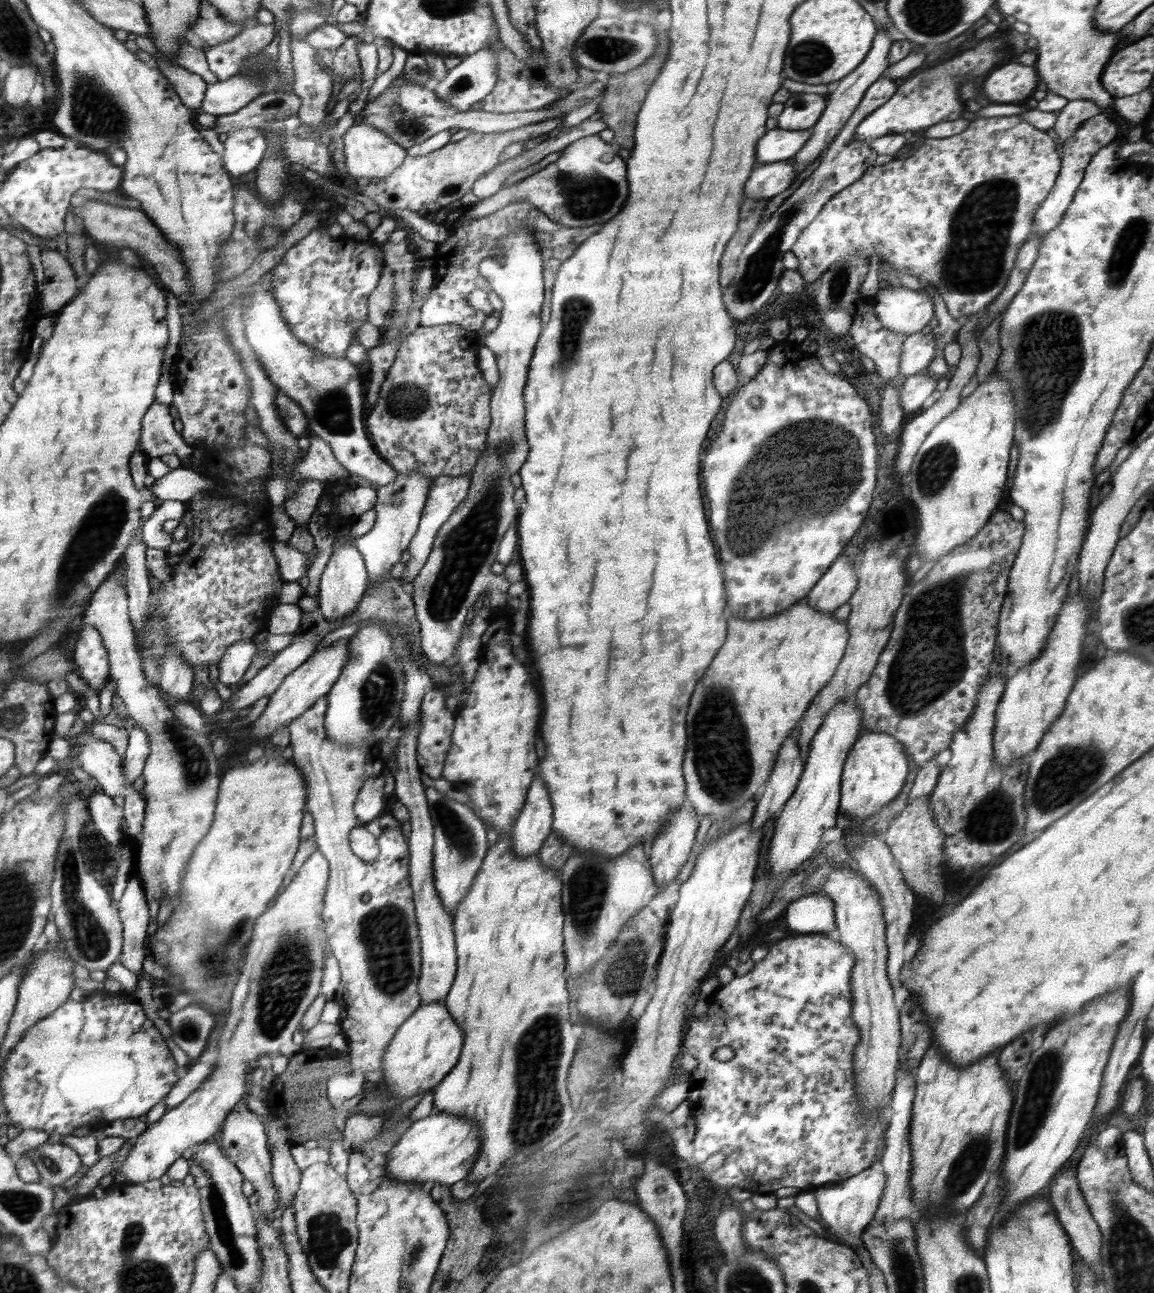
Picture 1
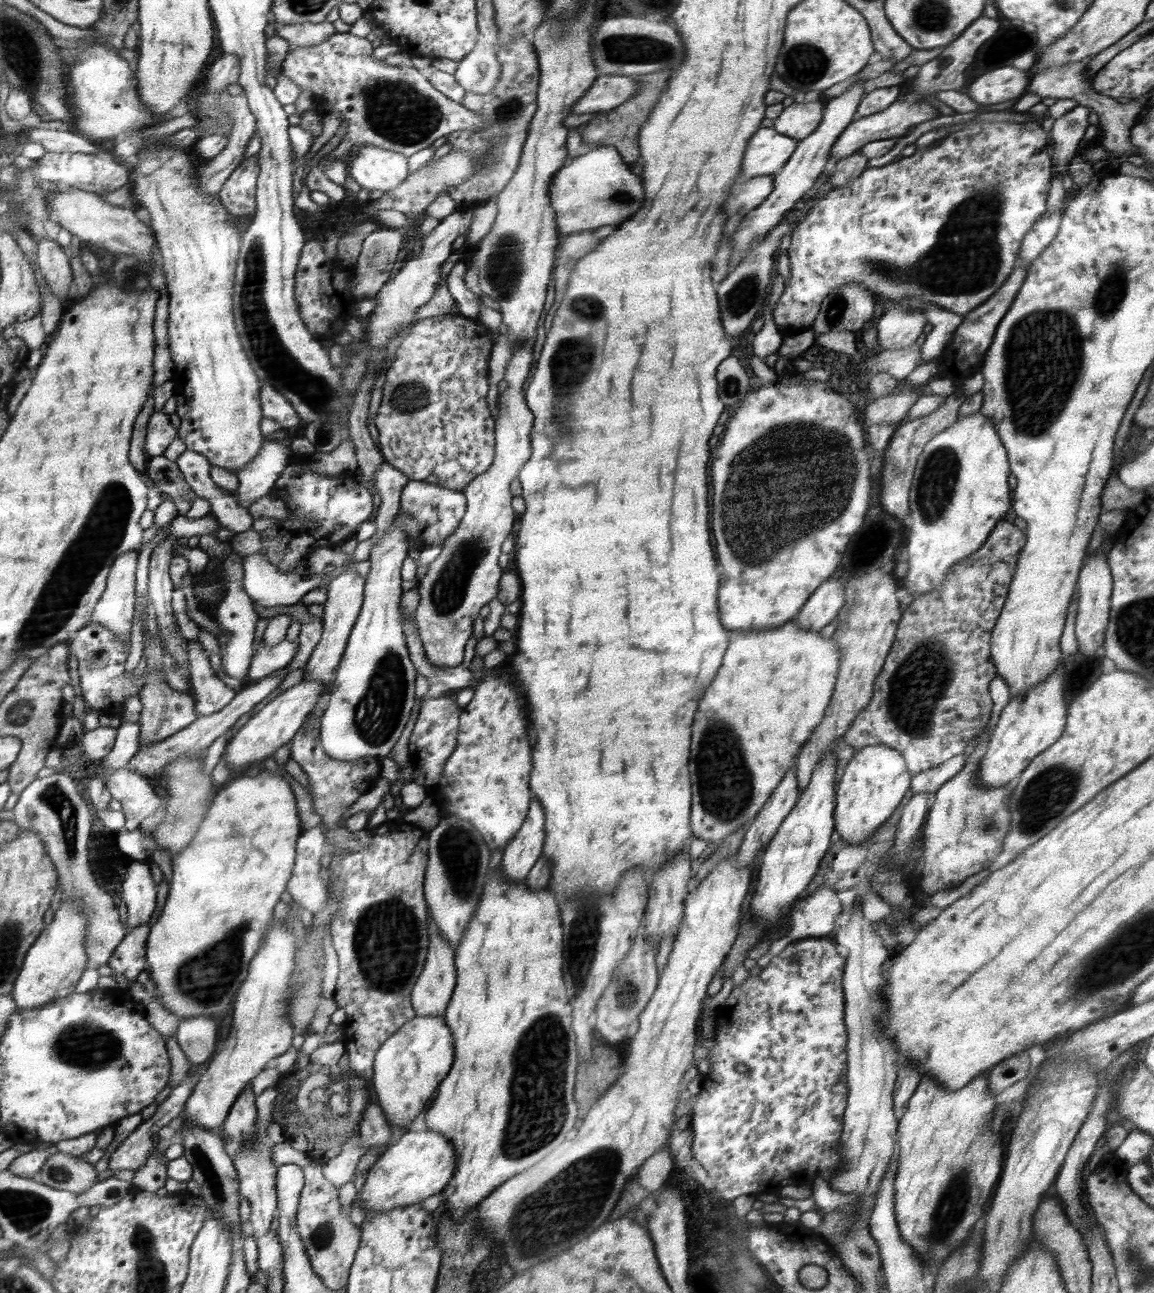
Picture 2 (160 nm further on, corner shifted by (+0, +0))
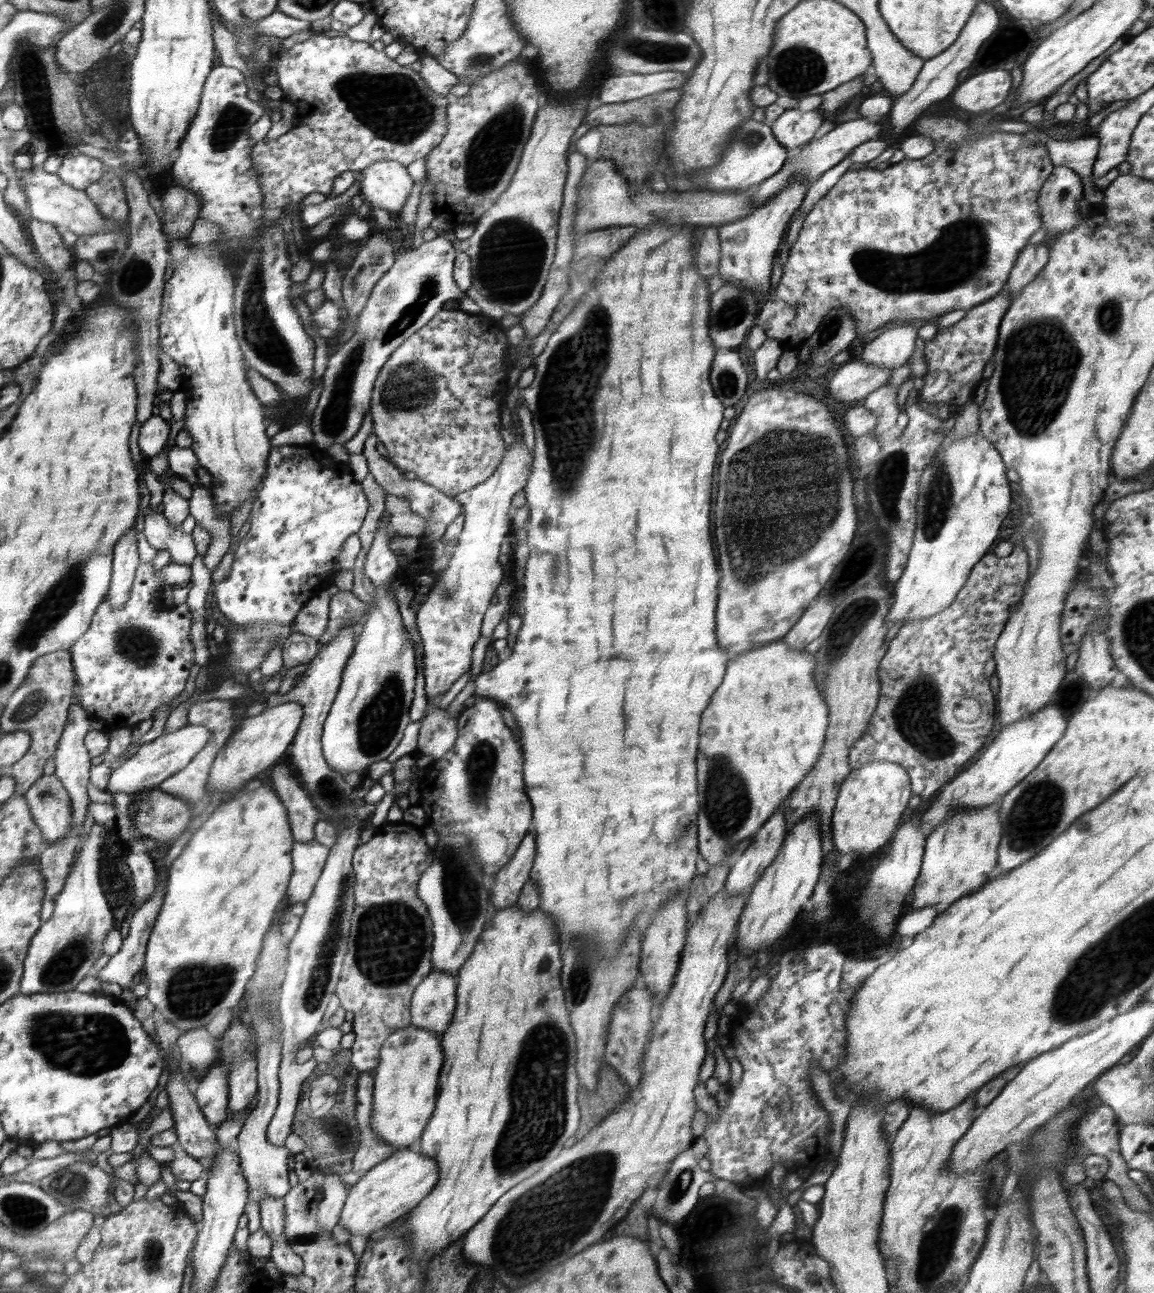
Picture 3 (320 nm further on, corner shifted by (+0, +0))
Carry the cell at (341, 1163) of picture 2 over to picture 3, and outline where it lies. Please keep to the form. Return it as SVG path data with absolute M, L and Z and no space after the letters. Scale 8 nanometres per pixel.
M339 1173L325 1174L324 1196L318 1208L318 1225L326 1231L332 1231L339 1222L339 1214L348 1196L348 1190L344 1188L346 1183L339 1179L341 1175Z

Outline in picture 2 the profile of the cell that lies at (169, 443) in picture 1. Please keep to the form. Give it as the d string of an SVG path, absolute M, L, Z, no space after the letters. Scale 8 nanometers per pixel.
M154 412L148 421L145 436L145 452L148 457L162 455L177 436L177 428L171 425L169 416Z

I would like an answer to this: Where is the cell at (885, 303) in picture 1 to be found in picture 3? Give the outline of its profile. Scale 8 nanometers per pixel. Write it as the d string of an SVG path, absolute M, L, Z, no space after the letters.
M912 325L896 326L880 334L863 349L861 360L883 366L883 368L894 369L906 363L914 348L916 348L916 338L918 330Z

